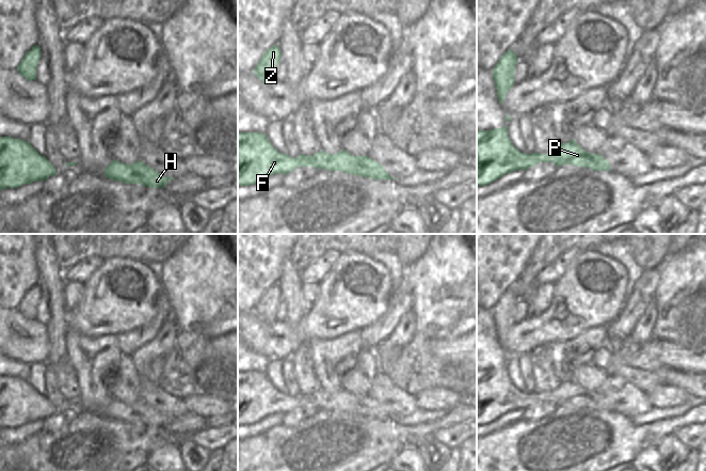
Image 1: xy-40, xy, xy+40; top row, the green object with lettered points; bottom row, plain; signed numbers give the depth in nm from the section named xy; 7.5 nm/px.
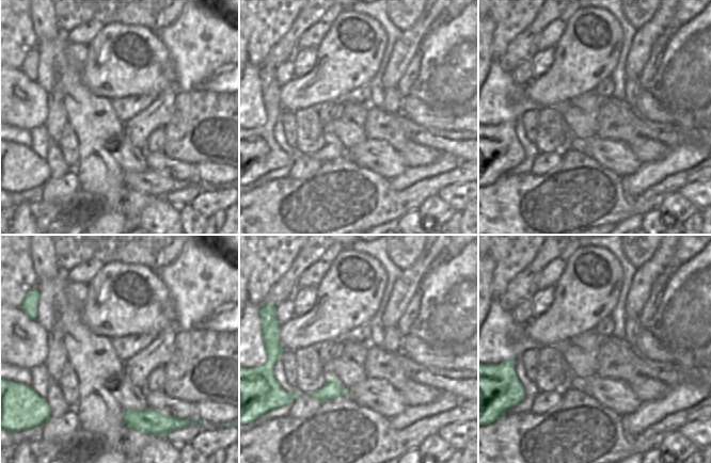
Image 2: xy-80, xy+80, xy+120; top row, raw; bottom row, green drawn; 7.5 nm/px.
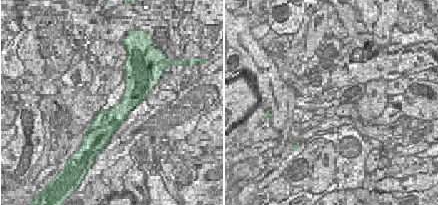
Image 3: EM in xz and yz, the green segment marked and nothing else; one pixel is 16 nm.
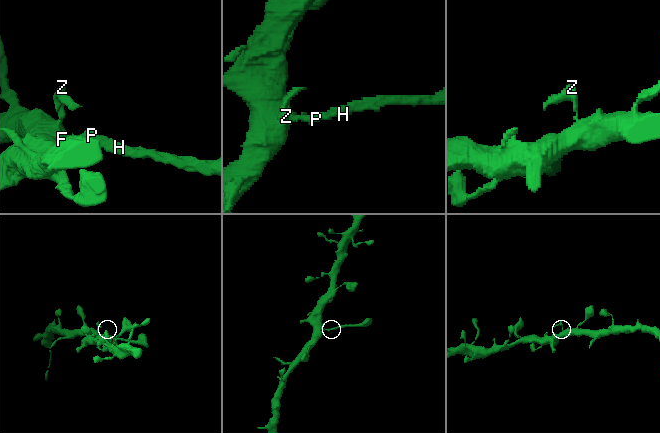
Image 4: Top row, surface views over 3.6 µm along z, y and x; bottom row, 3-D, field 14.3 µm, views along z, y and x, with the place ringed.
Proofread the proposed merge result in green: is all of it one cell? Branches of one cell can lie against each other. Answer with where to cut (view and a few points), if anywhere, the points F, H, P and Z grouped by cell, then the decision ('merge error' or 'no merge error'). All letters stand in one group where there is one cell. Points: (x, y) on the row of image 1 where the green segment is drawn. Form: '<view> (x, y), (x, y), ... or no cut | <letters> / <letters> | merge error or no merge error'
xy (297, 157), (301, 166) | F Z / H P | merge error

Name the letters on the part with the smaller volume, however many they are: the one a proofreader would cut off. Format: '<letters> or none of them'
H, P

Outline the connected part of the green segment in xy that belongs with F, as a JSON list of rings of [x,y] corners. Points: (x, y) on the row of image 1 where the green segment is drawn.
[[[238,132],[238,186],[251,186],[261,179],[280,173],[283,175],[301,167],[298,158],[280,154],[261,132]]]

